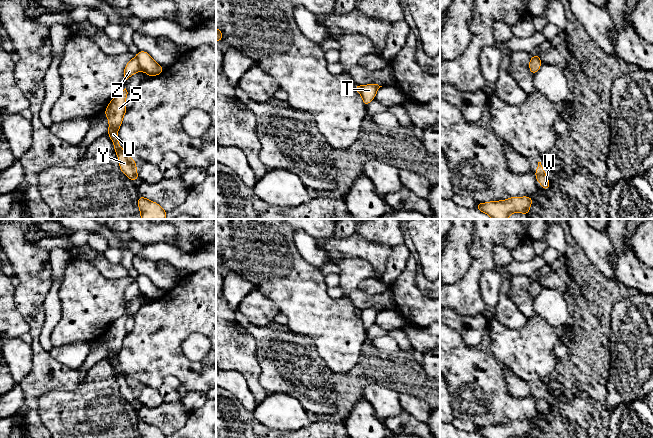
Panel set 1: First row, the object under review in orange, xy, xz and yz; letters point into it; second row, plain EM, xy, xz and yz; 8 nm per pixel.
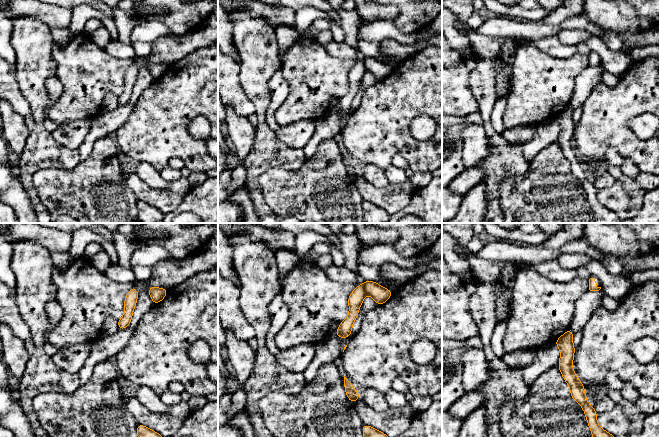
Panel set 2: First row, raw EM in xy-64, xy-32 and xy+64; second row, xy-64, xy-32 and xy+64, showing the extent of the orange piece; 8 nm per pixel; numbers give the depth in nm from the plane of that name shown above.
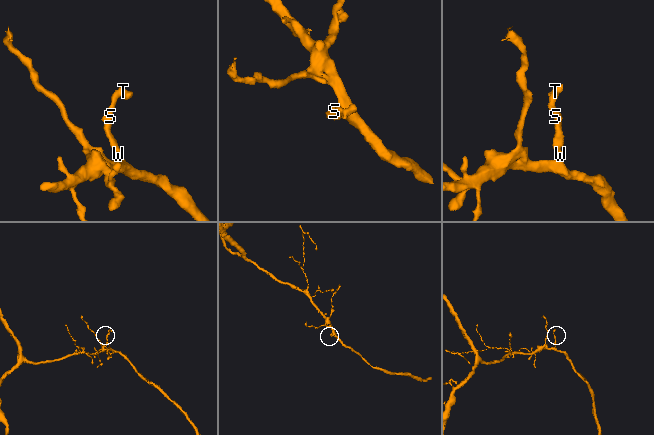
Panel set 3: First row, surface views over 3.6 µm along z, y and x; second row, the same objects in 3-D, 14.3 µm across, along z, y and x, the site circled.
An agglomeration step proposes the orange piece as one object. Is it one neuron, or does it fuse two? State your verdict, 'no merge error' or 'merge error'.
merge error

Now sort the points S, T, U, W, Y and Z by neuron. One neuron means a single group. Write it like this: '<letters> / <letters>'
S U W Y Z / T

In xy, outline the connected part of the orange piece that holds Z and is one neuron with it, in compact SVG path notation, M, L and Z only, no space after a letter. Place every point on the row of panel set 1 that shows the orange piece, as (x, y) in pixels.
M134 57L131 61L127 63L124 69L124 78L125 81L131 77L133 74L140 71L140 66L138 64L138 60L136 57Z

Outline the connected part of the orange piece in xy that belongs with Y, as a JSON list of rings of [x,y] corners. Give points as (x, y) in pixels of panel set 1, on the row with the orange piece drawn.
[[[126,88],[115,96],[107,106],[104,114],[108,117],[109,130],[108,136],[111,138],[114,150],[119,159],[121,171],[128,177],[129,180],[140,180],[137,175],[136,162],[121,148],[117,132],[121,126],[123,116],[126,113],[126,96],[128,92]]]

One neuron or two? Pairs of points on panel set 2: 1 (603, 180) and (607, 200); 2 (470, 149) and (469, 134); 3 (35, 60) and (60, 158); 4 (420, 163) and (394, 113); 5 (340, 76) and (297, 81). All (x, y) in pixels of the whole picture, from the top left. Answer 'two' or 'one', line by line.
1: two
2: one
3: one
4: one
5: one

